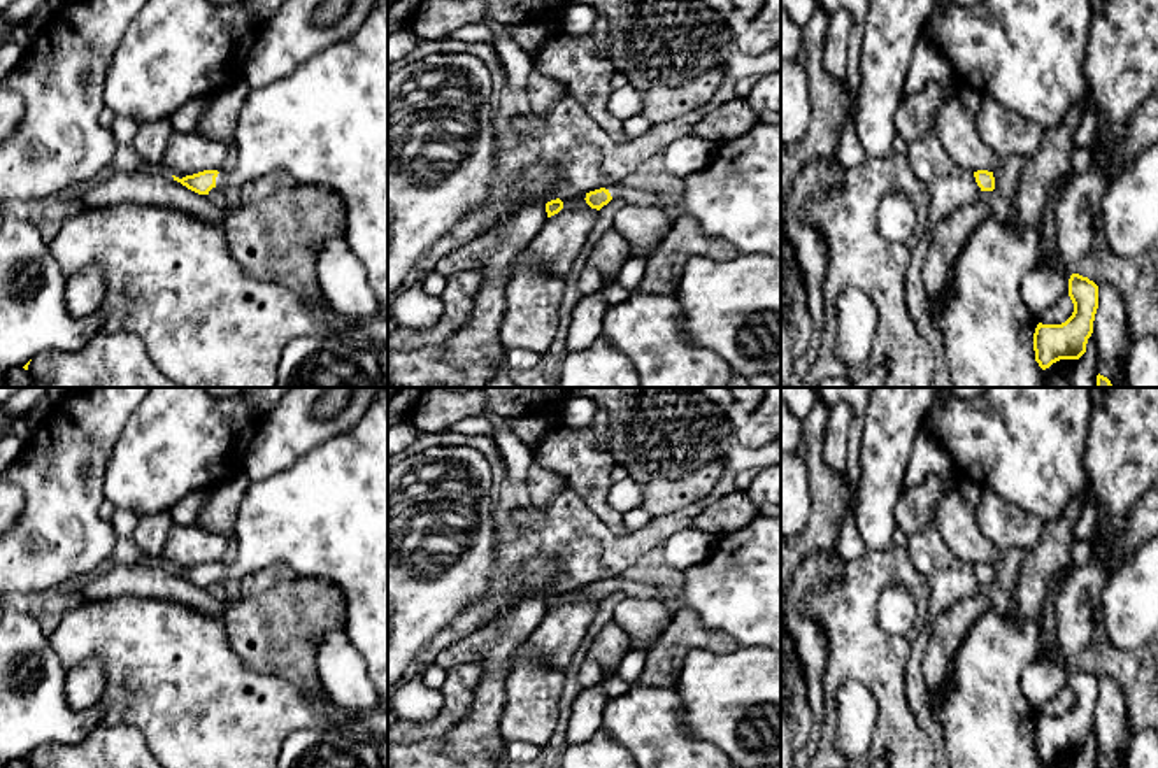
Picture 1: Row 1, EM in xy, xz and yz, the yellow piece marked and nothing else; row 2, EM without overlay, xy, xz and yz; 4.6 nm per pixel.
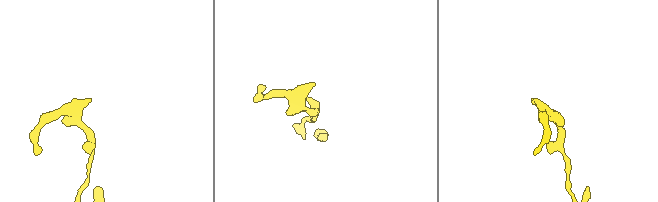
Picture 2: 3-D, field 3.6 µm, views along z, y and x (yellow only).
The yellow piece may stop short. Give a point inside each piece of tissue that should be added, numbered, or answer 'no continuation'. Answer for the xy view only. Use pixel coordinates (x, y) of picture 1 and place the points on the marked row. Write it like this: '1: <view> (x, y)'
1: xy (327, 123)

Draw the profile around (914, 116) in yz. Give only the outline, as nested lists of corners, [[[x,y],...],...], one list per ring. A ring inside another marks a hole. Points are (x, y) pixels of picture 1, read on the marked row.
[[[926,82],[912,96],[904,96],[893,116],[897,135],[912,144],[933,133],[937,112],[942,102],[951,96],[956,96],[956,88],[937,82]]]

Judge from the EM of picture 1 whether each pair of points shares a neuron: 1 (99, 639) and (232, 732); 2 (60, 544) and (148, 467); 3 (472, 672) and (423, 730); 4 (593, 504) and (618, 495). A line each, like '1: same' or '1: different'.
1: same
2: different
3: same
4: different

